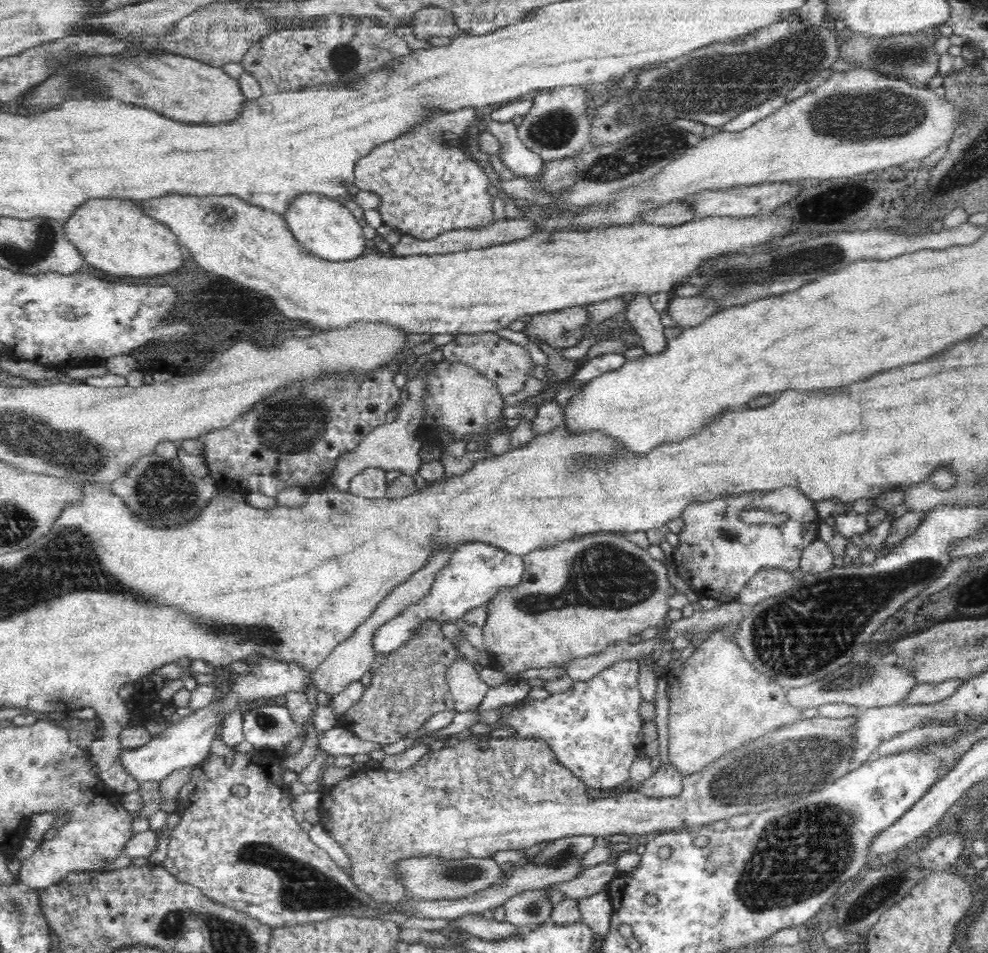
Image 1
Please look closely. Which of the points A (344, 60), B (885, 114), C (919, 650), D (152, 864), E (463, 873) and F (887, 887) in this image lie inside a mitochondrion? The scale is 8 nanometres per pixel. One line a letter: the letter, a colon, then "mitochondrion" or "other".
A: mitochondrion
B: mitochondrion
C: mitochondrion
D: other
E: mitochondrion
F: mitochondrion

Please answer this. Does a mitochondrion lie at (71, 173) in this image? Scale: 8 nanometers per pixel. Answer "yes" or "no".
no

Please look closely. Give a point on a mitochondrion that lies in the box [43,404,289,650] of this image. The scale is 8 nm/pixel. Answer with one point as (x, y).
(164, 493)

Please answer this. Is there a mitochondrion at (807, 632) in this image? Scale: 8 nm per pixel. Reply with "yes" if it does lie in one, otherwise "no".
yes

